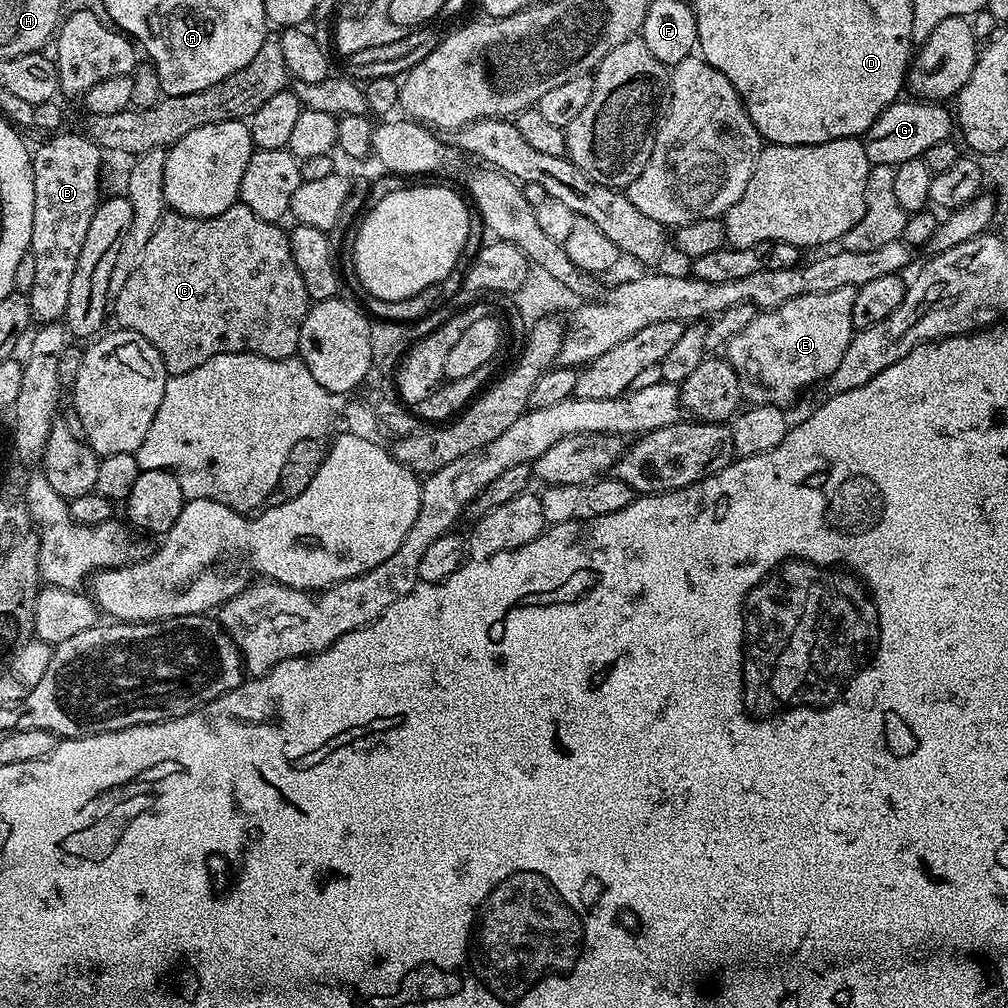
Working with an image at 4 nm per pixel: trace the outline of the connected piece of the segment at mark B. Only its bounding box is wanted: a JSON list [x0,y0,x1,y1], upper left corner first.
[26,160,102,324]

